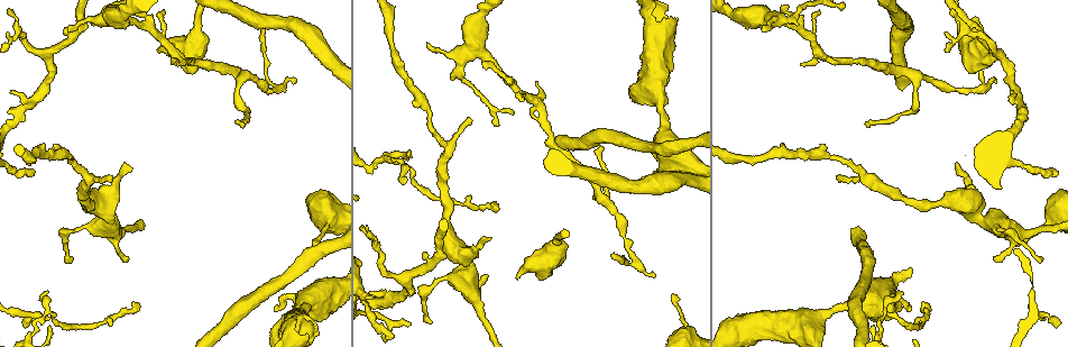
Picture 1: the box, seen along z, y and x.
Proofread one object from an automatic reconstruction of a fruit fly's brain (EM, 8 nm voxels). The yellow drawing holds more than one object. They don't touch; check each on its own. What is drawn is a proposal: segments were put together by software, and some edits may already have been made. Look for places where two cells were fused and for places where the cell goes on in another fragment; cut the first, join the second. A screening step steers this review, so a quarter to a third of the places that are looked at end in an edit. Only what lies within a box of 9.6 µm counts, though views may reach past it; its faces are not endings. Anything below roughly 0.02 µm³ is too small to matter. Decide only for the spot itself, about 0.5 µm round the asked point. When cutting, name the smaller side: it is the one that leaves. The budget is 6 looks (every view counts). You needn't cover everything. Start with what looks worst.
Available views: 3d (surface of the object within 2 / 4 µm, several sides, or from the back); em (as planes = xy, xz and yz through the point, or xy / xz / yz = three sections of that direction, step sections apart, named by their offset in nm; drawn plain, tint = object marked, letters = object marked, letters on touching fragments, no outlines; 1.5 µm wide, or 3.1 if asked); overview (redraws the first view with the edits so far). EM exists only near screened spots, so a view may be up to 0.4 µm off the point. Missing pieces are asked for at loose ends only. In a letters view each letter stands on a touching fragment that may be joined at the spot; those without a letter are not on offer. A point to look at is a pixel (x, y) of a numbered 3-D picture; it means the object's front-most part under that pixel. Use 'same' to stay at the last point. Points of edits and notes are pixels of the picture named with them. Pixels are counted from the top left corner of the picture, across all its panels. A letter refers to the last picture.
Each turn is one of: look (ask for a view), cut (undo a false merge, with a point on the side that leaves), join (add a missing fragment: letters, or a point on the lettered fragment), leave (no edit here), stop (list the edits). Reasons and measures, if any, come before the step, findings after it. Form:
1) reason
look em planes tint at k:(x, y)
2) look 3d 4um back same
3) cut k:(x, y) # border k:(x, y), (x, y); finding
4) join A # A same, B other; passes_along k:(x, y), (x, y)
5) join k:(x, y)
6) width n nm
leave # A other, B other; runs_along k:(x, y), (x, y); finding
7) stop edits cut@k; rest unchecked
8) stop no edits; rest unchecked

thin end
look 3d 4um at 1:(274, 308)

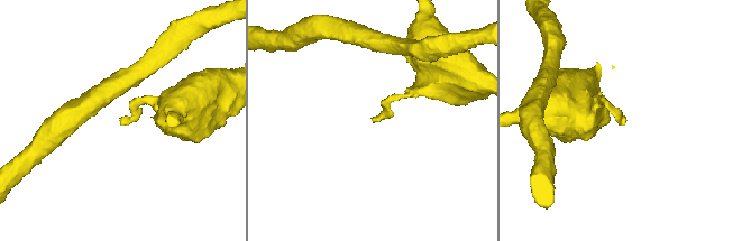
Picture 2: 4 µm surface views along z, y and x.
look em yz step 4 plain at 2:(122, 121)

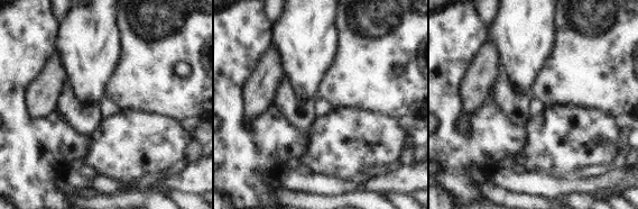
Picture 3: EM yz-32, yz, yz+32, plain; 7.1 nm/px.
look em yz step 4 letters same

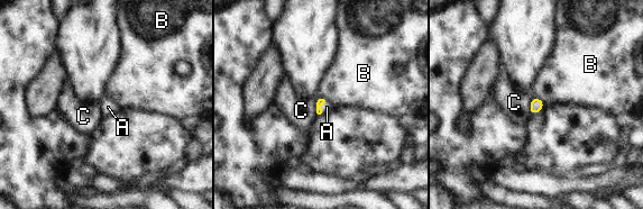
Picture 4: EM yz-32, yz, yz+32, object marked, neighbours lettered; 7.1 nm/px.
join A # A same, B other, C other; passes_along 4:(321, 101), (320, 107), (327, 107); the cell continues

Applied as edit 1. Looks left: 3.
an open end
look em yz step 8 letters at 1:(672, 294)

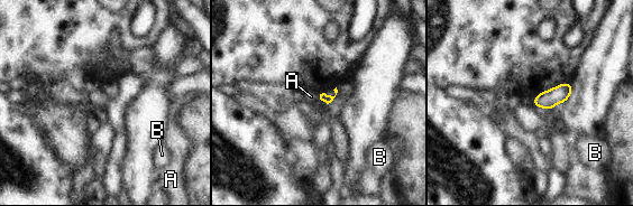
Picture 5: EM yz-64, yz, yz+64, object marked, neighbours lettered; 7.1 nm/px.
another direction
look em planes letters same

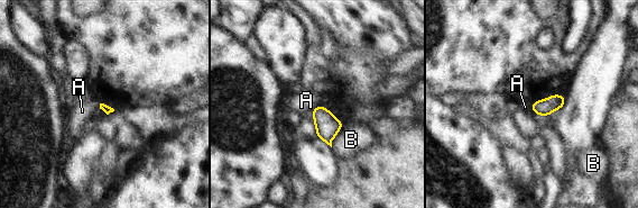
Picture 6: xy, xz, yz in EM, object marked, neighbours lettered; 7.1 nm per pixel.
leave # A other, B other; border 6:(318, 104), (311, 110); no lettered fragment goes on from it

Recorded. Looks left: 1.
stop edits join@4; rest unchecked

